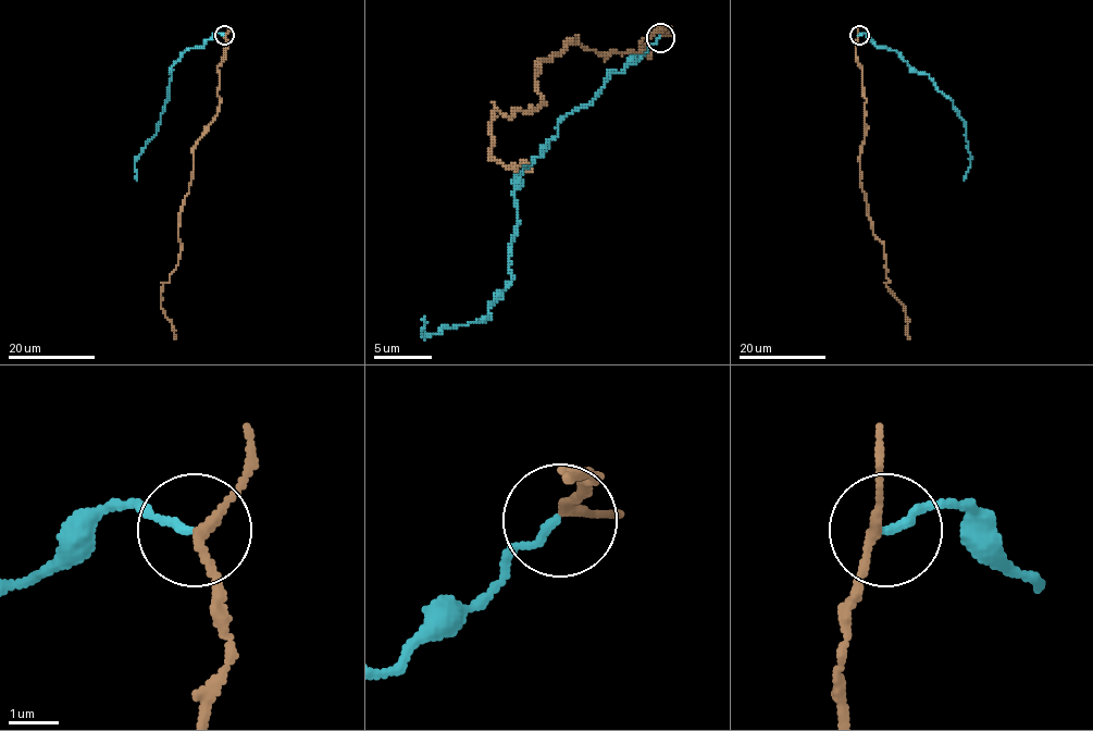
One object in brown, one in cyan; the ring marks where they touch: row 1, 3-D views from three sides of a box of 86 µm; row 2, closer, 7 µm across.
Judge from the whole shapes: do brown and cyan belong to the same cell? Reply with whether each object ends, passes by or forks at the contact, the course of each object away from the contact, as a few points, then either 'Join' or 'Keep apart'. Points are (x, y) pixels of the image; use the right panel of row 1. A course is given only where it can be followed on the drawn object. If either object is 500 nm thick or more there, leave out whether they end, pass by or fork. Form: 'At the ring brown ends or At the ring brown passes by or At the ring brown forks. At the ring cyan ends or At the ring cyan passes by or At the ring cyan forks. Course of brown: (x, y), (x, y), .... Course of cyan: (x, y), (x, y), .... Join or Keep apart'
At the ring brown passes by. At the ring cyan ends. Course of brown: (858, 35), (856, 59), (866, 99), (860, 184), (872, 233), (882, 243), (886, 287), (904, 305), (909, 339). Course of cyan: (859, 35), (866, 33), (877, 47), (895, 50), (954, 102), (964, 120), (971, 161), (964, 180). Keep apart

